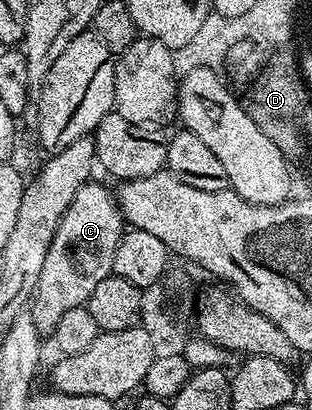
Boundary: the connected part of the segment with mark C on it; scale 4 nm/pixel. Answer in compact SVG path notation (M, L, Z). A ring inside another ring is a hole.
M96 183L83 184L78 194L74 194L74 202L70 202L66 214L62 214L54 242L50 242L50 250L46 250L46 263L42 274L38 274L38 286L30 305L30 315L42 338L51 338L66 310L85 307L98 282L112 275L114 254L124 237L126 221L113 189Z

